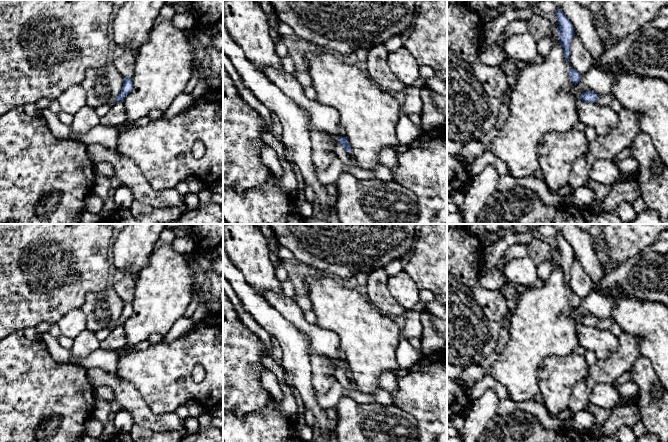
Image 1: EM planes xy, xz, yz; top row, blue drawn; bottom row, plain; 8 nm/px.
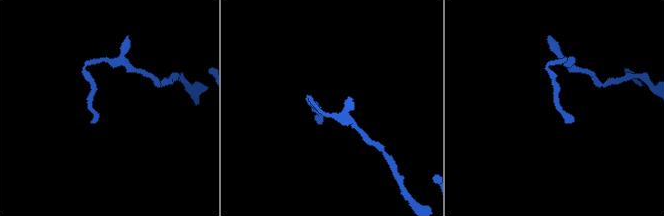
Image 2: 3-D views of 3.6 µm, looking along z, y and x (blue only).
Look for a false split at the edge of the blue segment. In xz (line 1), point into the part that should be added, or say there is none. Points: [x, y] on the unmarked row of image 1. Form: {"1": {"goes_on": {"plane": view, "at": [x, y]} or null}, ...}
{"1": {"goes_on": null}}

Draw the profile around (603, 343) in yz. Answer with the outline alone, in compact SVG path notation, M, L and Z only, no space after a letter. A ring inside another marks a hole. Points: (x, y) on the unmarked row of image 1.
M579 323L576 326L579 346L584 350L591 350L598 359L605 359L615 353L619 347L618 336L608 329L601 330L595 326L586 327Z

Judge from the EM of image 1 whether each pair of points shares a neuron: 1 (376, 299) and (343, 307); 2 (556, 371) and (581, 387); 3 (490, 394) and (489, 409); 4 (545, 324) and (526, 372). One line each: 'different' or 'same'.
1: different
2: different
3: same
4: same

